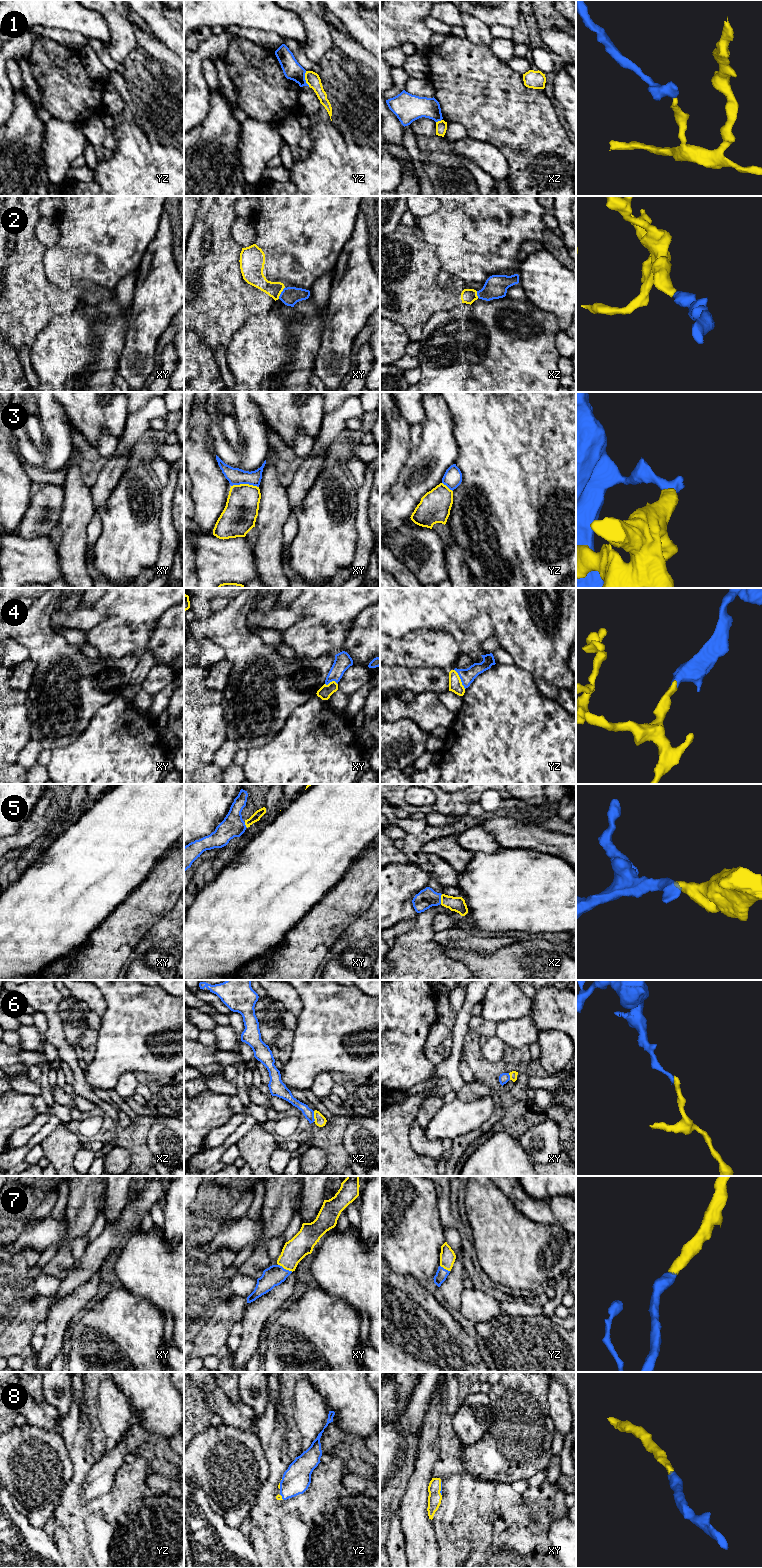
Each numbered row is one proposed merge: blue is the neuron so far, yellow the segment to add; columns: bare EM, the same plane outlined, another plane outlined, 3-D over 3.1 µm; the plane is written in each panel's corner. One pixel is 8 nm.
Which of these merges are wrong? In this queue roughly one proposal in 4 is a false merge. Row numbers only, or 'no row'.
1, 3, 6

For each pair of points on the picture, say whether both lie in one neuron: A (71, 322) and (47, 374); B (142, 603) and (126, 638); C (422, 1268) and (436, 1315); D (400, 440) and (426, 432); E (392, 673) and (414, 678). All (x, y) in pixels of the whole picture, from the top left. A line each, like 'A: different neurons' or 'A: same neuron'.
A: same neuron
B: same neuron
C: different neurons
D: different neurons
E: same neuron

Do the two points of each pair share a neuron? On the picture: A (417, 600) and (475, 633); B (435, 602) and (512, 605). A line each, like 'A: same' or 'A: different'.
A: same
B: different

